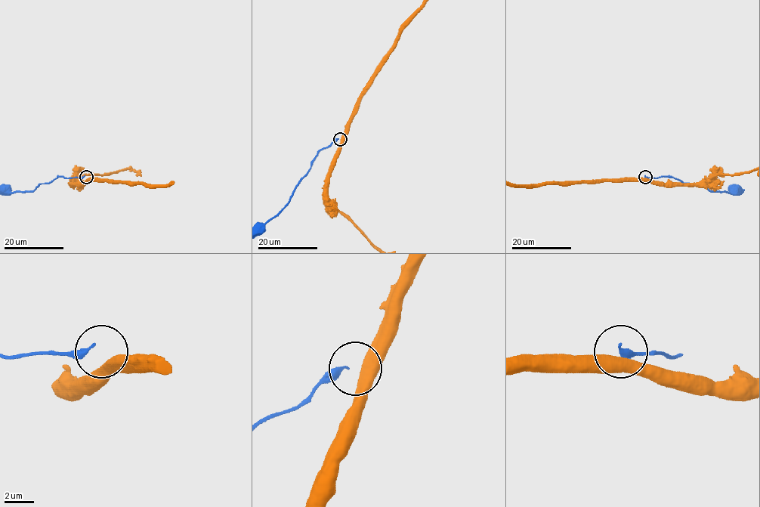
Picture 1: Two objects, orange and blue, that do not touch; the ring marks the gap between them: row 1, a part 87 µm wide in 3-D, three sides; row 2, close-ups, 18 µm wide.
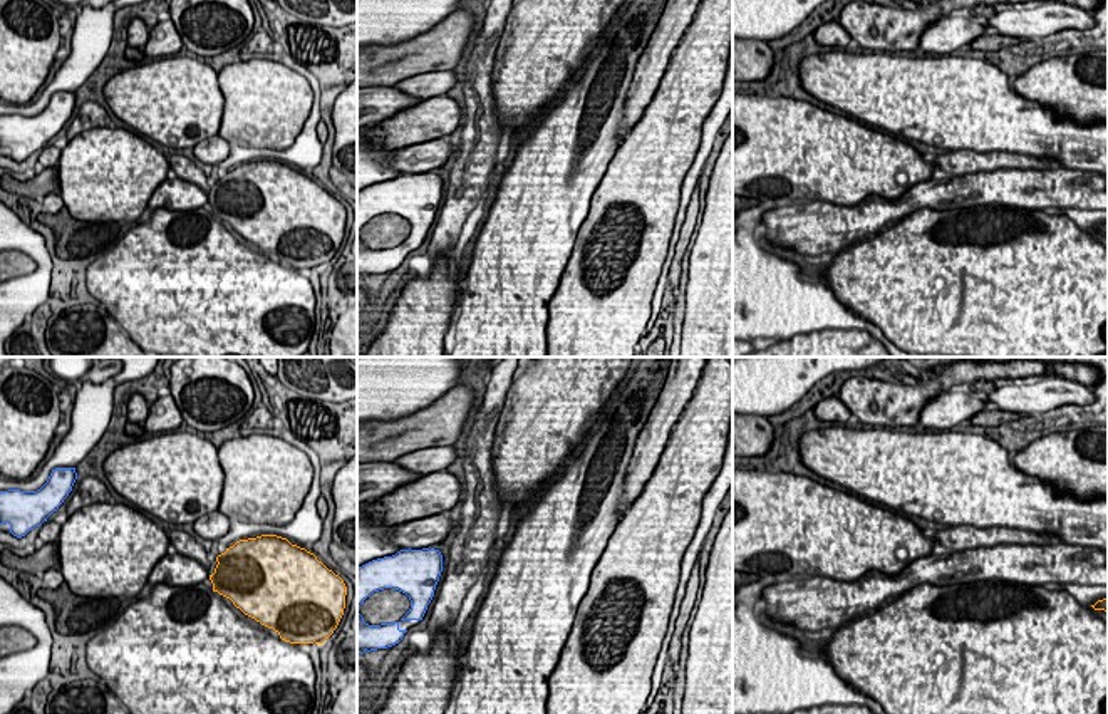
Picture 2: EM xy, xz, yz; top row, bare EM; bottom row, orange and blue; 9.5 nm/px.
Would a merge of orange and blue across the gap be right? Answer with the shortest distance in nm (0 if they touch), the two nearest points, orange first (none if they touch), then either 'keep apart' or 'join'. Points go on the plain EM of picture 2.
1550 nm | xy (217, 181), (71, 114) | keep apart

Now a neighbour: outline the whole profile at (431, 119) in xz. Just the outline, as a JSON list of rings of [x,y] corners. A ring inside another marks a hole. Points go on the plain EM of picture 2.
[[[438,96],[367,126],[367,139],[374,147],[402,149],[454,132],[461,119],[463,111],[458,102]]]

